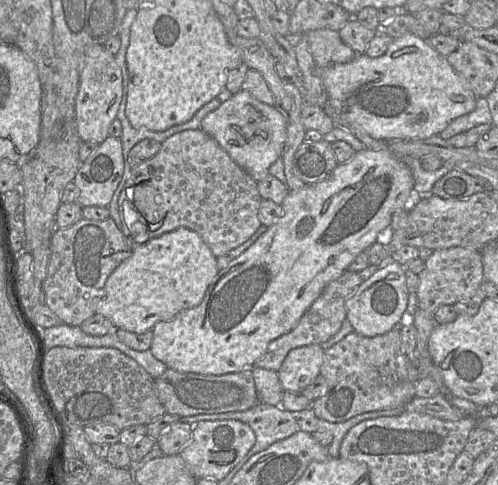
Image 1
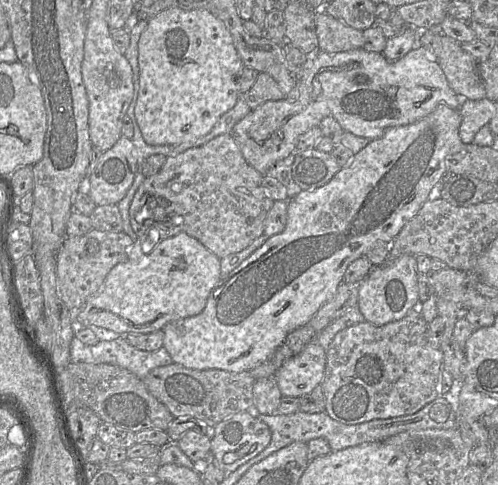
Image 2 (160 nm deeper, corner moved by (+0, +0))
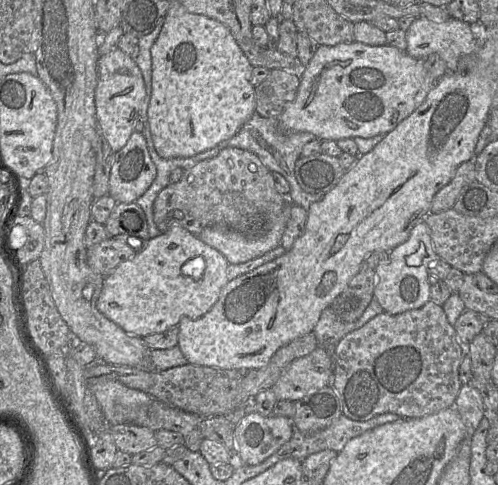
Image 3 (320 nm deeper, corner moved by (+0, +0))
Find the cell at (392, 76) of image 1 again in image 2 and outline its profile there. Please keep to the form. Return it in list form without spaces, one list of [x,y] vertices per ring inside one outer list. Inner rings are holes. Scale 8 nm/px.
[[[416,46],[397,61],[389,61],[382,53],[363,48],[338,53],[318,51],[310,56],[302,77],[285,99],[267,101],[252,110],[234,126],[231,135],[245,160],[259,173],[266,175],[276,162],[296,152],[300,135],[314,126],[320,126],[327,116],[335,118],[344,131],[371,141],[382,137],[392,127],[417,122],[441,104],[459,109],[462,98],[452,90],[439,63],[423,46]]]

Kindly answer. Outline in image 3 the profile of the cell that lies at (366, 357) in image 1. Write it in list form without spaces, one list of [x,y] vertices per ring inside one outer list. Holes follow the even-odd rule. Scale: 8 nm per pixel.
[[[429,300],[420,308],[400,314],[378,314],[341,338],[333,352],[331,387],[341,402],[342,415],[351,420],[367,421],[384,413],[395,413],[400,418],[420,418],[454,405],[463,385],[459,368],[465,354],[467,346],[459,342],[443,307]]]

